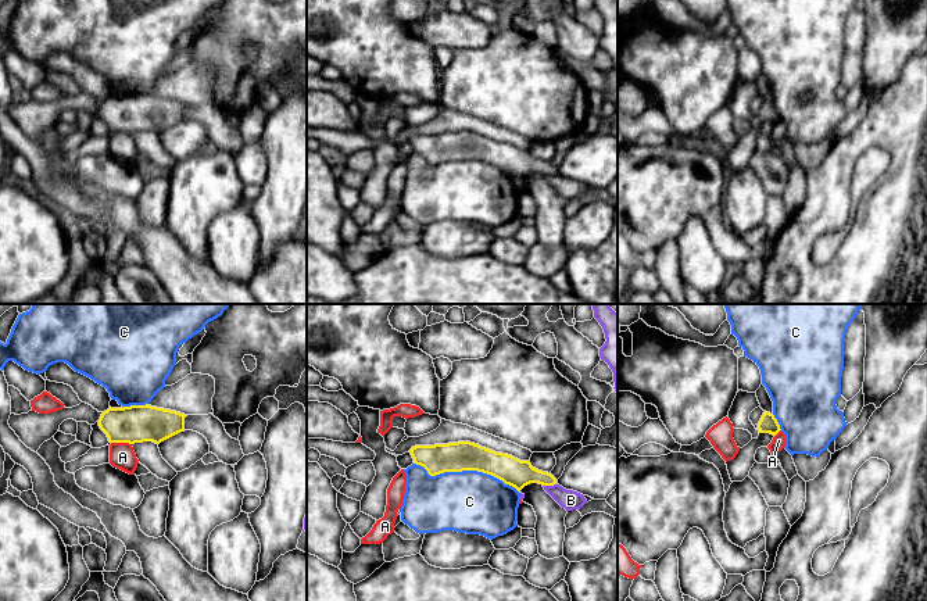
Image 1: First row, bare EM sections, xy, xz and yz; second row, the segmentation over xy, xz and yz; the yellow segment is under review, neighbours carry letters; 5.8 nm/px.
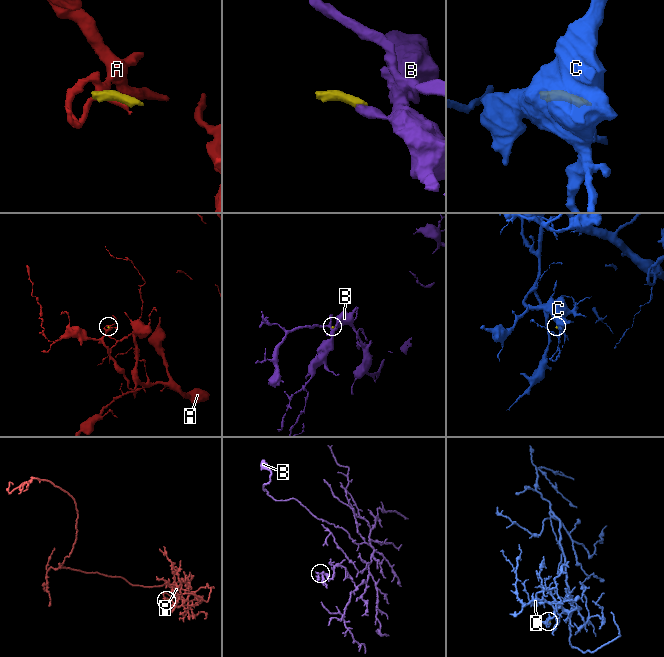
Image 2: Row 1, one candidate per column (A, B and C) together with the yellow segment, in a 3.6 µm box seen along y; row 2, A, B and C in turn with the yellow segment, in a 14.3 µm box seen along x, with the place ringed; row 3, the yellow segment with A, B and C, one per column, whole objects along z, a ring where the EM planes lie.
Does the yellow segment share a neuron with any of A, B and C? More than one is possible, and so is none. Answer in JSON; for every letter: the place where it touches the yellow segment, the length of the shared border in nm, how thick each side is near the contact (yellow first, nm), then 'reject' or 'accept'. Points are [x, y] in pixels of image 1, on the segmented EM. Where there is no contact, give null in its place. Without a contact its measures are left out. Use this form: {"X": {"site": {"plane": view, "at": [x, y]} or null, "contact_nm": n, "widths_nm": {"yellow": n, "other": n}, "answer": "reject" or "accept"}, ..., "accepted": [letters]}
{"A": {"site": {"plane": "xy", "at": [121, 442]}, "contact_nm": 120, "widths_nm": {"yellow": 220, "other": 150}, "answer": "reject"}, "B": {"site": {"plane": "xz", "at": [548, 485]}, "contact_nm": 70, "widths_nm": {"yellow": 160, "other": 120}, "answer": "reject"}, "C": {"site": {"plane": "xz", "at": [466, 469]}, "contact_nm": 650, "widths_nm": {"yellow": 180, "other": 360}, "answer": "reject"}, "accepted": []}

